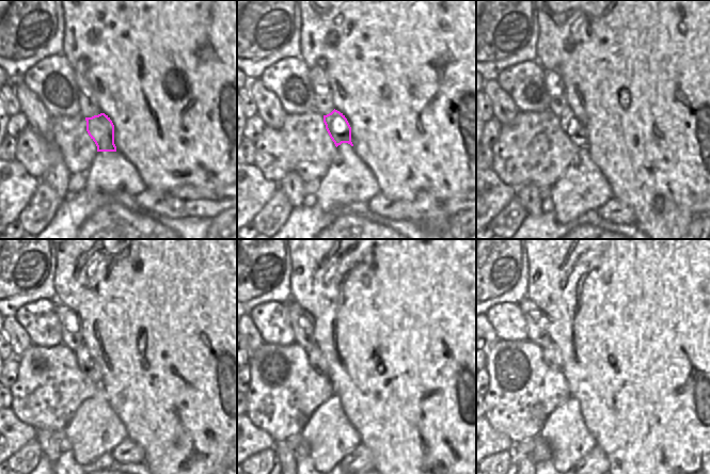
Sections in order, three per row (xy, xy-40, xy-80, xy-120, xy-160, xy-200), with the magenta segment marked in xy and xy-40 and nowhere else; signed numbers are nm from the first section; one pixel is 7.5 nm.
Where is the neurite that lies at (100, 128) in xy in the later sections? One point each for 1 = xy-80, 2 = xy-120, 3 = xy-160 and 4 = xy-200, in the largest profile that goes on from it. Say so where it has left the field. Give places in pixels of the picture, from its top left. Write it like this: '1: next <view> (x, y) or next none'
1: next xy-80 (572, 127)
2: next xy-120 (85, 362)
3: next xy-160 (316, 358)
4: next xy-200 (551, 356)

